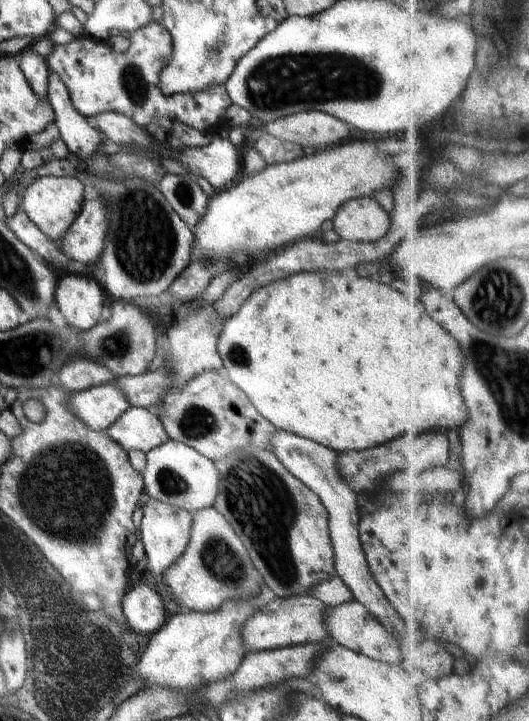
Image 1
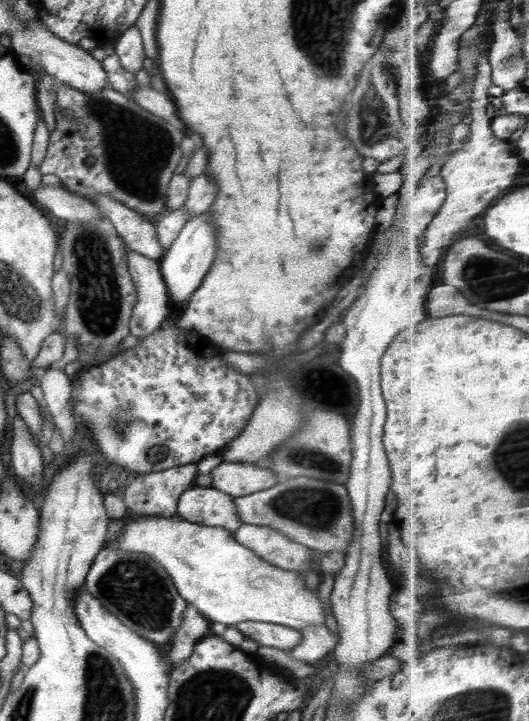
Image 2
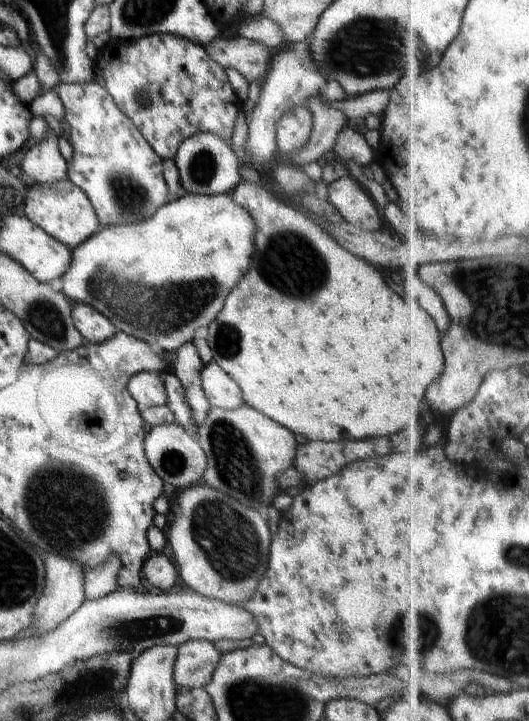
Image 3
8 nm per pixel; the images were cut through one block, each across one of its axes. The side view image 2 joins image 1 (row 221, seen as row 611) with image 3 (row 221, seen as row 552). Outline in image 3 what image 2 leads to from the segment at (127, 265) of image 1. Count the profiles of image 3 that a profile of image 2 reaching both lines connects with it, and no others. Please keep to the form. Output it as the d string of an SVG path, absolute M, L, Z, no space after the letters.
M96 81L91 83L60 83L54 85L54 91L57 92L60 100L62 101L62 106L64 106L64 116L62 121L66 127L65 136L70 141L73 148L72 160L67 162L67 178L70 179L72 184L75 184L84 194L88 197L92 208L94 209L96 218L100 223L101 228L111 227L114 225L125 225L137 223L138 221L143 221L148 217L151 217L161 206L164 206L169 200L169 188L163 177L163 164L162 159L154 152L154 149L148 144L148 141L142 136L139 128L126 116L116 103L114 99L110 96L108 90L105 86L101 86Z

